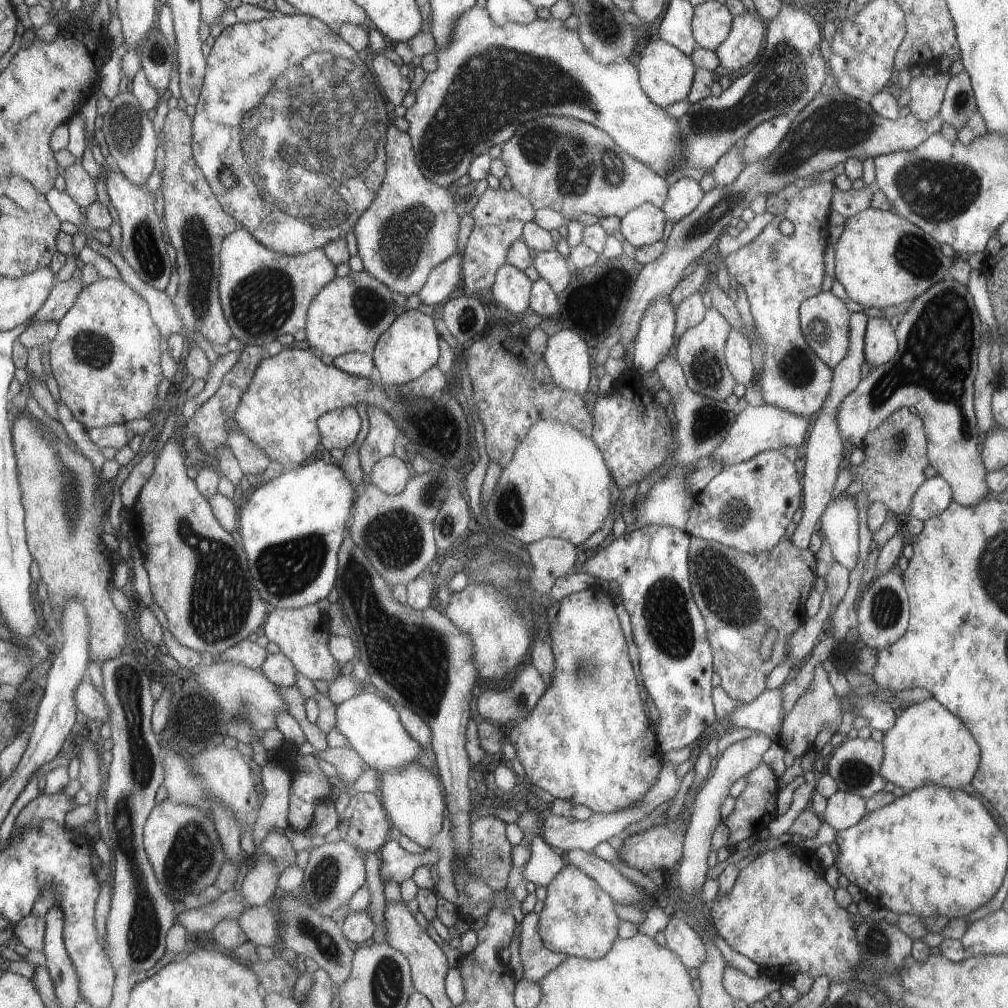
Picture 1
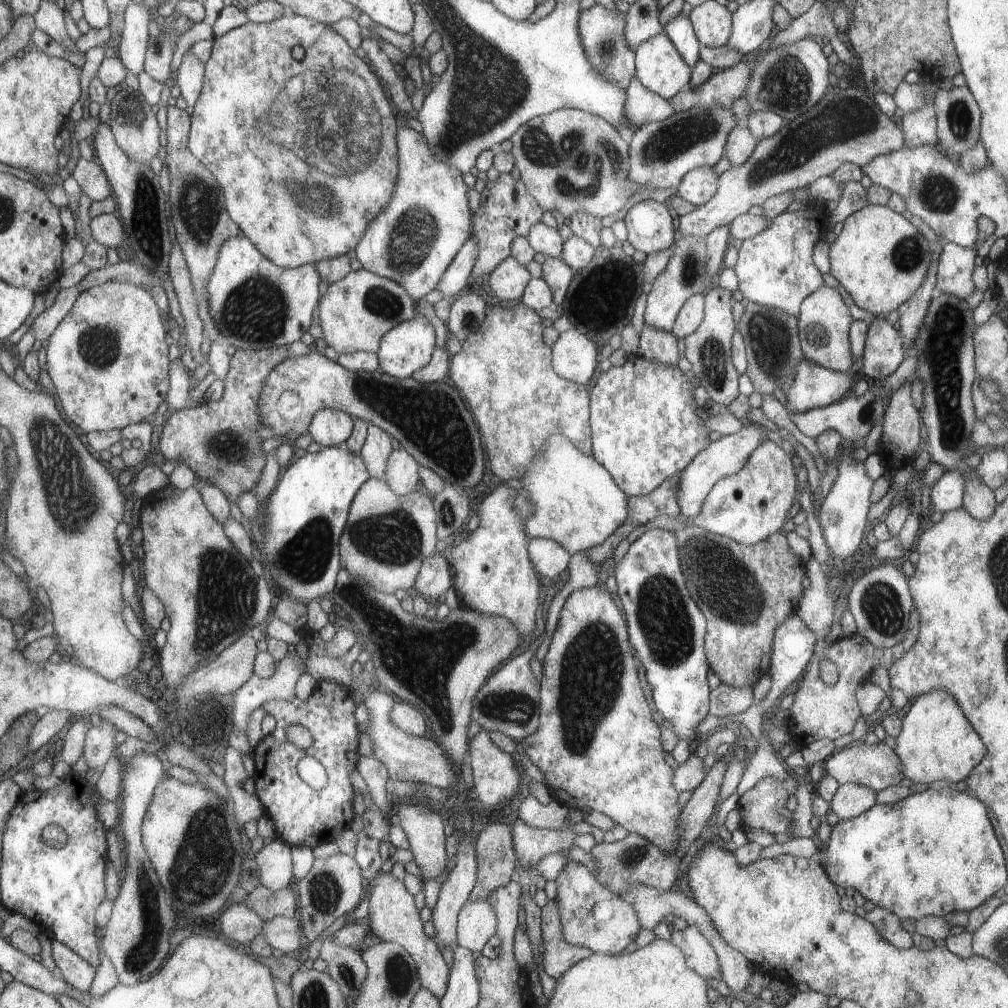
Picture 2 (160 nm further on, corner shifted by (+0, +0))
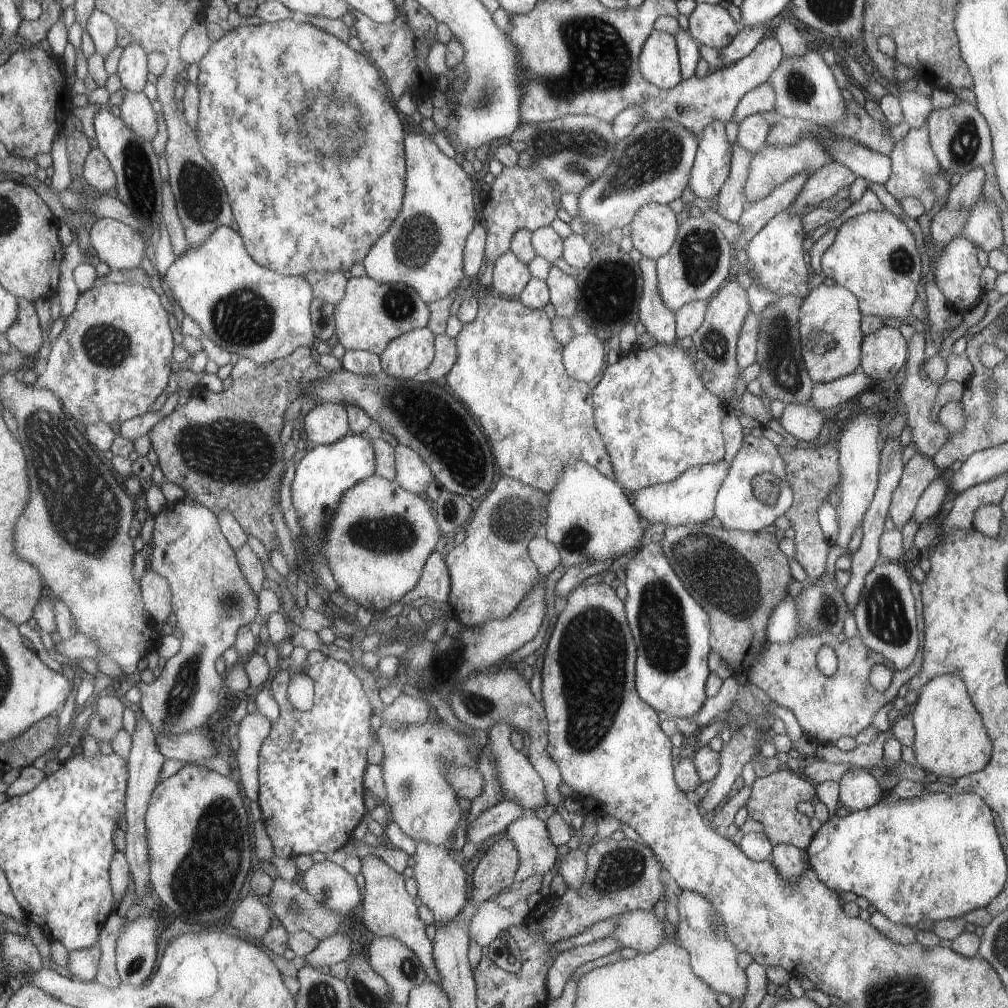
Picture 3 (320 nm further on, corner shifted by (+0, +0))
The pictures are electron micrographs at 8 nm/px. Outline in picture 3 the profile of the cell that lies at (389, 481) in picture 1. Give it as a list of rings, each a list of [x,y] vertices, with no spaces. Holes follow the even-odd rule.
[[[398,444],[394,447],[395,478],[403,490],[423,494],[434,479],[427,463],[411,447]]]

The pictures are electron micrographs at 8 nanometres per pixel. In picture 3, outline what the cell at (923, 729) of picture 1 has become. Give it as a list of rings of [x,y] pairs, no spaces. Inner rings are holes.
[[[943,673],[927,681],[918,692],[916,704],[912,707],[912,723],[914,739],[911,746],[917,765],[927,773],[933,773],[937,778],[949,776],[958,779],[963,775],[980,771],[991,756],[990,737],[987,736],[986,727],[983,726],[982,717],[974,709],[969,692],[963,679],[957,673]]]

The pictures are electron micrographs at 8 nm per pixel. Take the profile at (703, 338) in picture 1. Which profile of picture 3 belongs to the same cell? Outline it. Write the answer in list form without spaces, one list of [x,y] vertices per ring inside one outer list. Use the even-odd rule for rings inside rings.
[[[737,281],[725,282],[706,301],[703,320],[699,328],[691,334],[693,356],[701,360],[704,370],[714,376],[707,383],[706,389],[711,391],[711,394],[718,395],[723,404],[727,404],[726,400],[733,392],[733,382],[737,376],[735,340],[748,311],[750,311],[750,301],[746,290],[737,284]]]

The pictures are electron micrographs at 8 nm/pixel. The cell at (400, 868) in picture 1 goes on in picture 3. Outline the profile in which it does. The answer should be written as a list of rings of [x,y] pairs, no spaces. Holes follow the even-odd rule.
[[[501,800],[496,805],[489,807],[487,810],[481,811],[471,824],[467,825],[464,834],[467,844],[477,844],[497,836],[506,829],[506,826],[516,818],[526,814],[515,801]]]

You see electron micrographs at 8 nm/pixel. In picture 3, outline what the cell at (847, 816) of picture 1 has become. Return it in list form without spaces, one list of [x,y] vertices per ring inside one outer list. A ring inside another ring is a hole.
[[[861,767],[847,769],[838,780],[840,805],[850,811],[858,811],[873,806],[885,794],[877,779]]]

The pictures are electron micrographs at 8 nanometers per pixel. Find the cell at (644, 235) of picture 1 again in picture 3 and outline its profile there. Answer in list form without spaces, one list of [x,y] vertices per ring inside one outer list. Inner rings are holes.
[[[647,203],[643,205],[629,224],[629,238],[632,247],[643,257],[653,259],[662,257],[670,249],[676,237],[677,222],[675,214],[667,205]]]

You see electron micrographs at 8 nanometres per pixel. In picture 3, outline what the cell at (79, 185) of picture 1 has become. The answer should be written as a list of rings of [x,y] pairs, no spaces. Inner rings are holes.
[[[99,146],[93,147],[88,154],[83,174],[88,184],[99,194],[113,190],[118,185],[118,176],[109,157]]]

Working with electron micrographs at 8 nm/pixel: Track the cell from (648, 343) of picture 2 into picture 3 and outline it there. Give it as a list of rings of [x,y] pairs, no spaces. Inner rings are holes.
[[[642,257],[639,262],[643,274],[643,294],[637,307],[638,320],[645,327],[645,332],[653,336],[658,343],[669,344],[677,341],[675,334],[674,312],[664,307],[658,293],[656,262]]]

